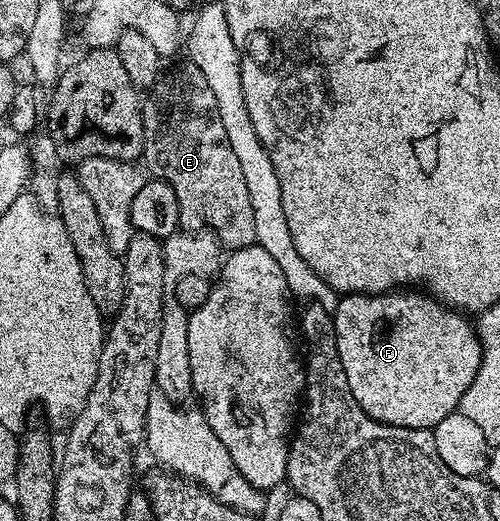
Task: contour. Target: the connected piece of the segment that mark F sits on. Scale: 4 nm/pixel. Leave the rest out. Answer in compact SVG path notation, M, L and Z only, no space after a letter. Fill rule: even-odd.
M389 292L386 294L345 294L336 306L334 317L338 356L342 360L342 368L346 368L346 380L350 380L350 392L354 392L354 400L358 400L360 407L374 420L391 426L405 426L413 432L428 432L439 422L446 420L446 416L457 413L462 396L466 388L470 388L480 363L480 340L476 336L473 323L463 313L445 308L435 298L425 296L420 292Z

